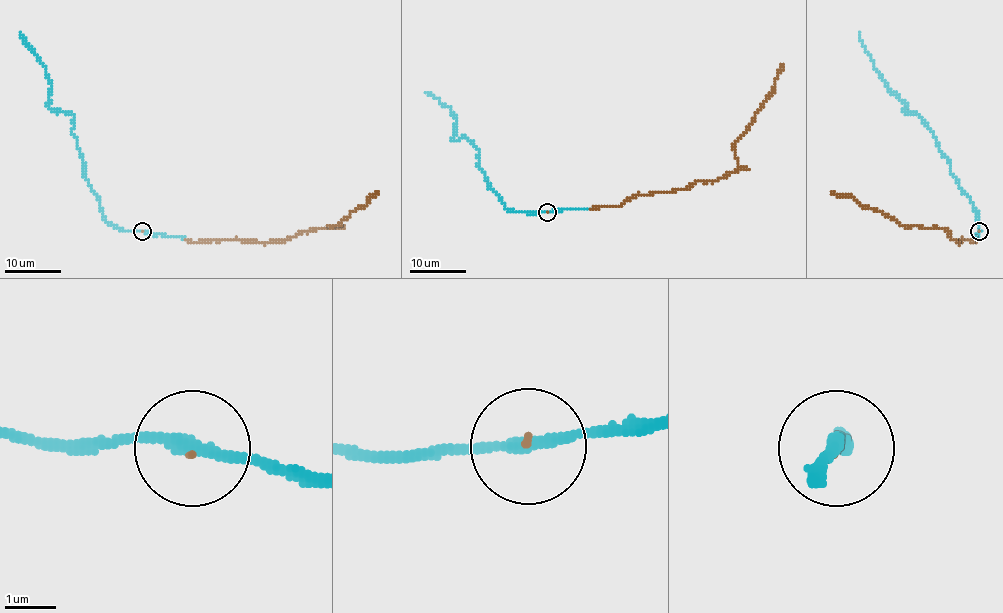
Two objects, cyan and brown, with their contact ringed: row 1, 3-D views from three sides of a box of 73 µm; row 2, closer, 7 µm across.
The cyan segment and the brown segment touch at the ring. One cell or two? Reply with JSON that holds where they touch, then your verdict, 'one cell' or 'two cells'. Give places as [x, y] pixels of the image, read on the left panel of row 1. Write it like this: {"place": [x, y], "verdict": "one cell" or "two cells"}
{"place": [142, 231], "verdict": "one cell"}

